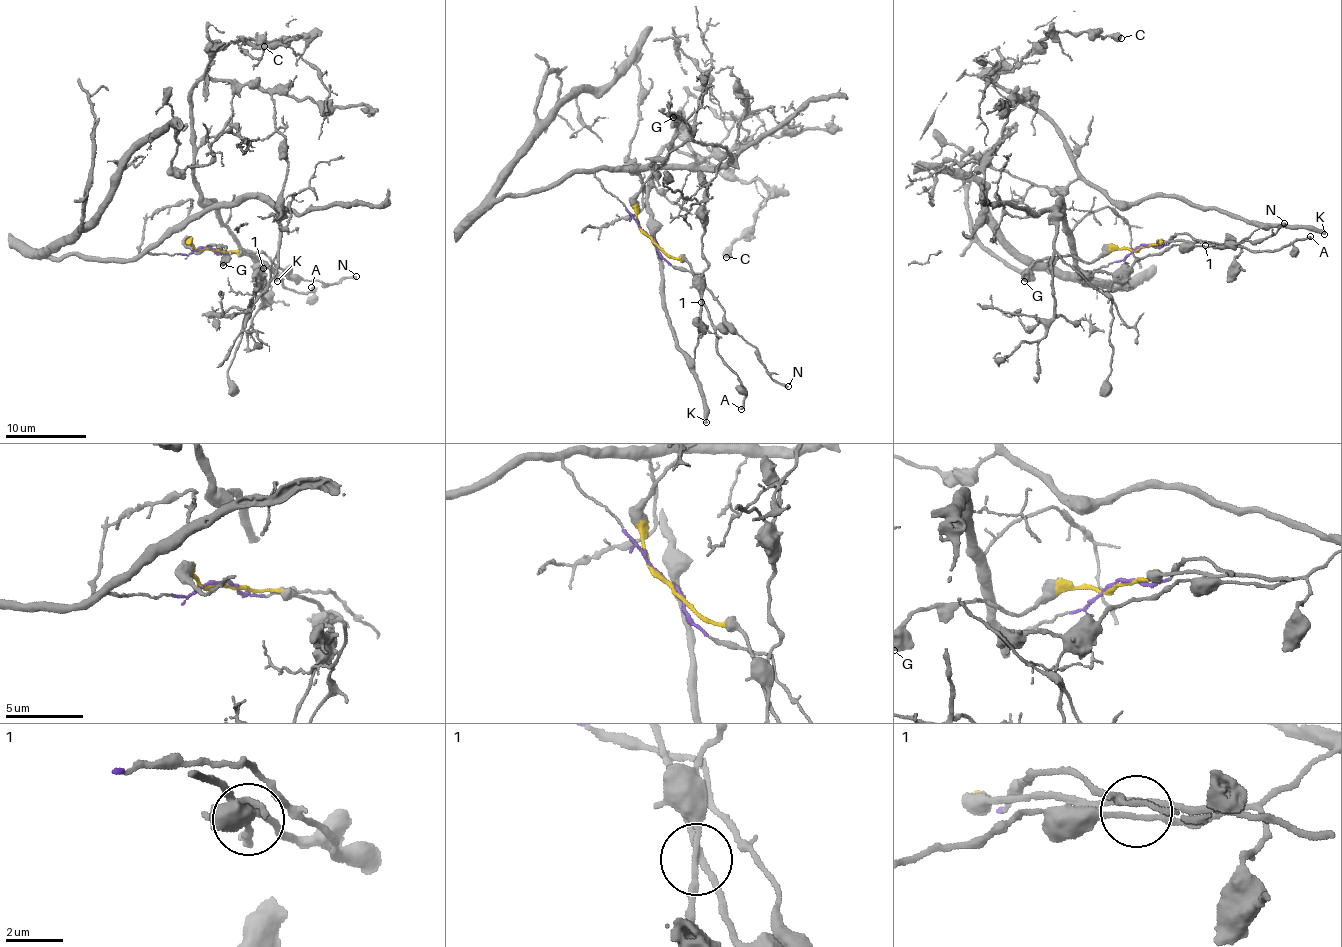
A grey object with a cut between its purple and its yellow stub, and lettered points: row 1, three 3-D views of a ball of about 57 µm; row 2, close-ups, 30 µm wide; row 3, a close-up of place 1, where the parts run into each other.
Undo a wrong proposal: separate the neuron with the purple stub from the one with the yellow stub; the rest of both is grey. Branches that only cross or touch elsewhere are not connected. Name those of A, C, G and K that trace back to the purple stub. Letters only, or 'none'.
C, K

